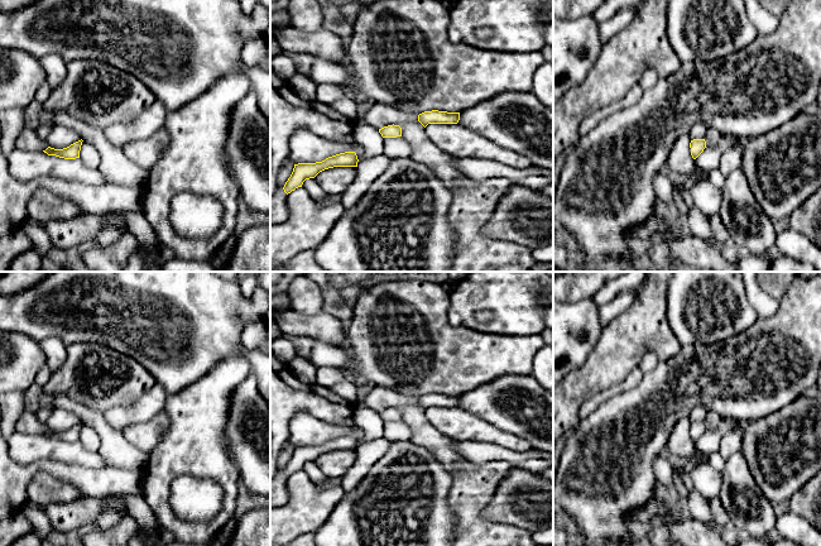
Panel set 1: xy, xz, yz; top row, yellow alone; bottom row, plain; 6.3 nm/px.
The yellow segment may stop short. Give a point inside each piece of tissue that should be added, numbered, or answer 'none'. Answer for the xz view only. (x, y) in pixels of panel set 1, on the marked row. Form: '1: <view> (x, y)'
none

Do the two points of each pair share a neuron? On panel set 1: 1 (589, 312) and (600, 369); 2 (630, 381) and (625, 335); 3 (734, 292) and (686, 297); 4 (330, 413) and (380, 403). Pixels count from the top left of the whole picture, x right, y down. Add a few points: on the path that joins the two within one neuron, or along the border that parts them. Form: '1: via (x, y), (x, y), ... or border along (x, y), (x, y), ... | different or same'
1: border along (603, 327), (587, 359), (577, 368) | different
2: border along (638, 365), (622, 381), (604, 388) | different
3: via (723, 292), (710, 292), (705, 297), (697, 297) | same
4: border along (351, 403), (355, 407) | different

